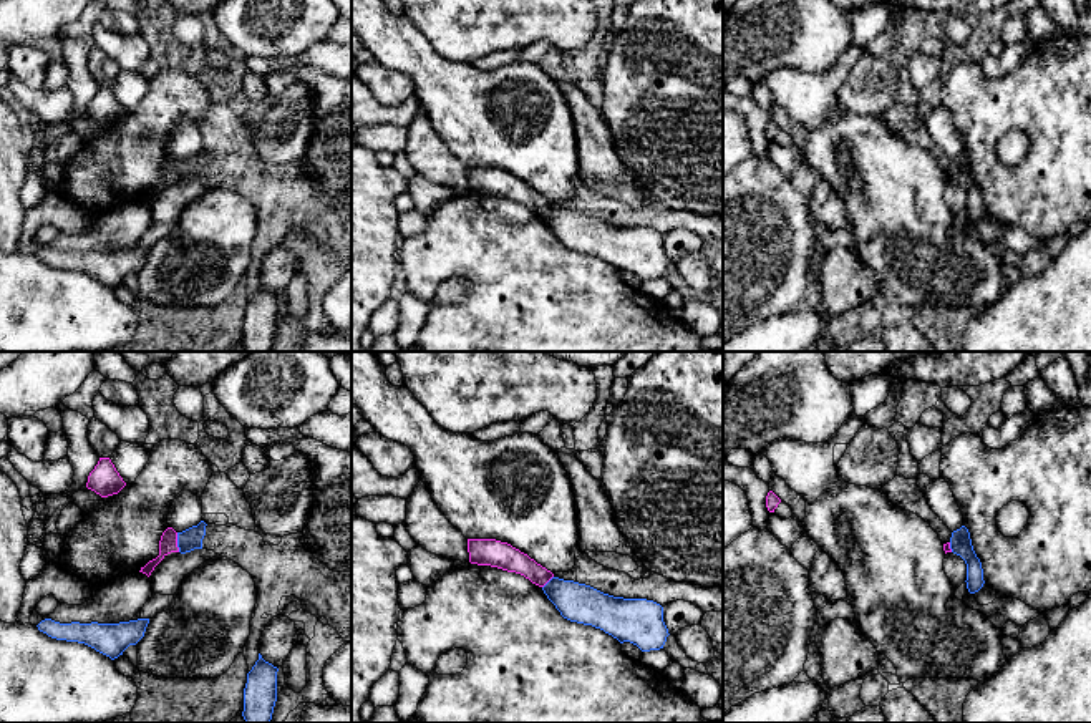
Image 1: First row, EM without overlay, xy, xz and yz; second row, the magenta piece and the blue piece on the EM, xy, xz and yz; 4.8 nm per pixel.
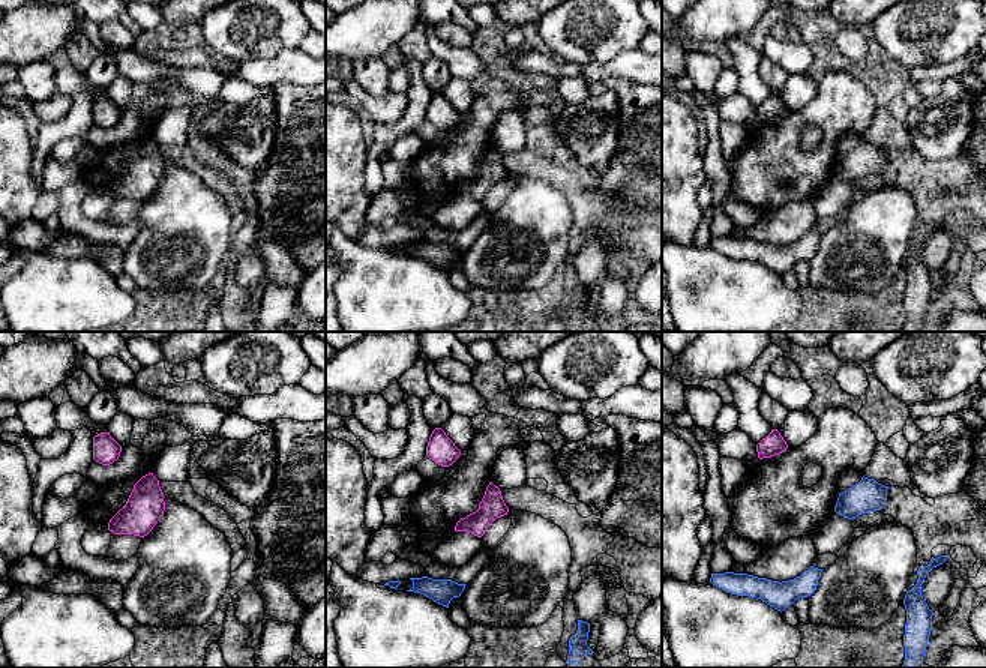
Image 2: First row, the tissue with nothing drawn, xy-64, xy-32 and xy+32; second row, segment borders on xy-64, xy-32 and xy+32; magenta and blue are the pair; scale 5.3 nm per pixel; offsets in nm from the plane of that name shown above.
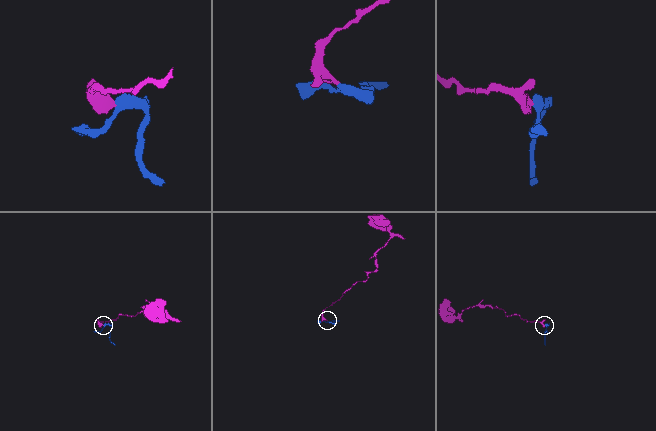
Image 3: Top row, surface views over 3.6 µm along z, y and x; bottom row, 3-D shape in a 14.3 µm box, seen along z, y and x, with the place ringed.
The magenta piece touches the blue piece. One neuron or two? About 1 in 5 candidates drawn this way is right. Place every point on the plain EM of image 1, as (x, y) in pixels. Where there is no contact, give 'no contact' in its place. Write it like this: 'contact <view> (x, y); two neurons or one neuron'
contact xy (176, 171); two neurons

